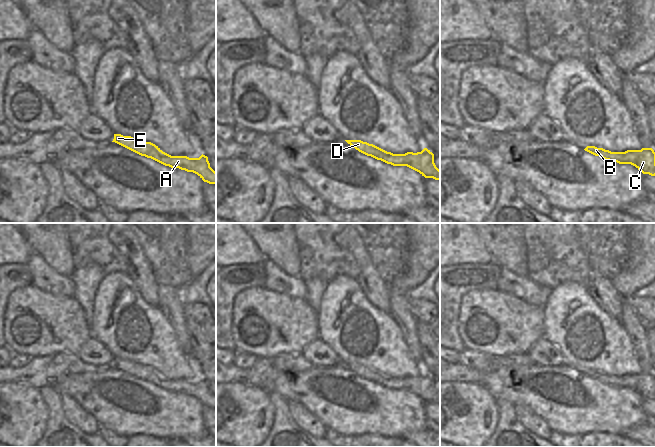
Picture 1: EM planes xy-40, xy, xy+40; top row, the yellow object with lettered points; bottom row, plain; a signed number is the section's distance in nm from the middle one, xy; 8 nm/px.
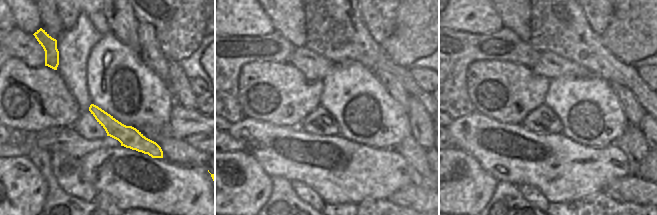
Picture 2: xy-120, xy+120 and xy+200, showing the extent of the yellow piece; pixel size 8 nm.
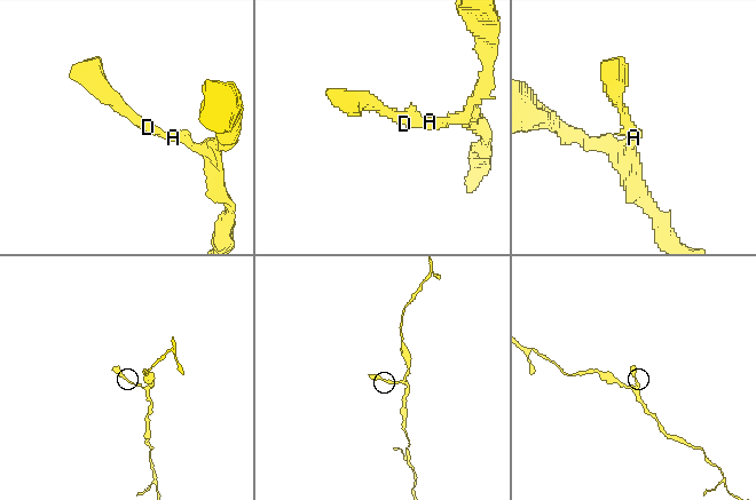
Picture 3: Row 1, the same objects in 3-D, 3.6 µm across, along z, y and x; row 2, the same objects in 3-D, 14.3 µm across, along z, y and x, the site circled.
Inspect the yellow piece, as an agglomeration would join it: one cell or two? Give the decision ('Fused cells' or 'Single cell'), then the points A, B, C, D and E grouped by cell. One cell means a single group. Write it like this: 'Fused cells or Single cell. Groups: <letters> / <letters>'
Single cell. Groups: A B C D E

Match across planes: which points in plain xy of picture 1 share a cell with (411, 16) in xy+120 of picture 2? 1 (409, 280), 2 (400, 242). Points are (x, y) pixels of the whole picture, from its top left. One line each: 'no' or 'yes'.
1: yes
2: no

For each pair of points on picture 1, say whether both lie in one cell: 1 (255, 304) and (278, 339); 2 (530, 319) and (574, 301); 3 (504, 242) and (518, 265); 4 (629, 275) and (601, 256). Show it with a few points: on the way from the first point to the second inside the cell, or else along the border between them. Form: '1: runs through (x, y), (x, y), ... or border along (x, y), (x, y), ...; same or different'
1: runs through (259, 313), (276, 330); same
2: border along (543, 308), (544, 337); different
3: runs through (508, 248), (514, 259); same
4: border along (630, 248), (625, 266), (611, 279); different

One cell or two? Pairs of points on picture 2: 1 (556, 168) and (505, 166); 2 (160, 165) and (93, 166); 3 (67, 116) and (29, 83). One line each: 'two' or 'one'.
1: one
2: one
3: one

